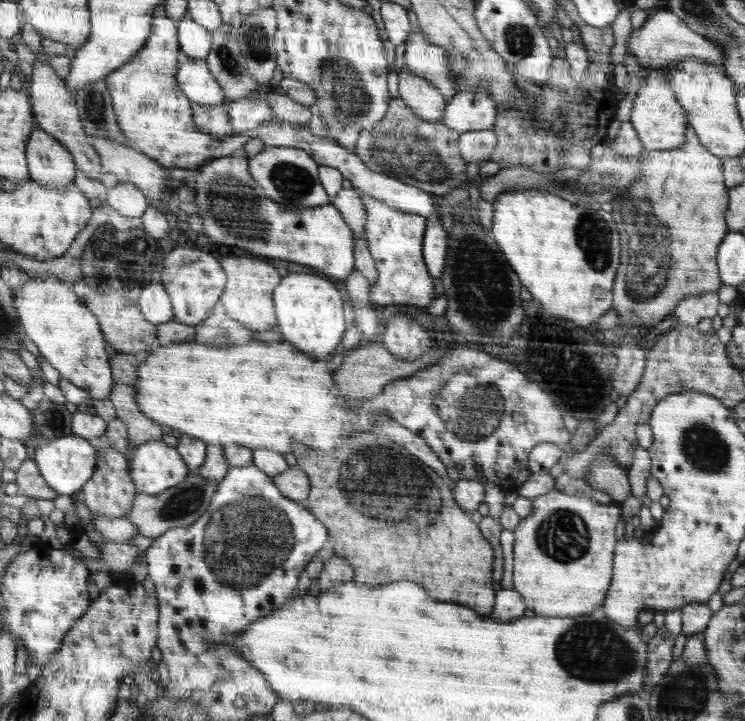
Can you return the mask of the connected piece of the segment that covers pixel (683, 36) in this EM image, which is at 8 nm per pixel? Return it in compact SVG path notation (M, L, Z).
M668 10L650 14L641 27L632 30L628 44L626 44L626 52L632 53L638 59L640 66L650 70L666 68L686 56L703 59L719 66L726 56L726 49L722 45L696 34L686 23Z

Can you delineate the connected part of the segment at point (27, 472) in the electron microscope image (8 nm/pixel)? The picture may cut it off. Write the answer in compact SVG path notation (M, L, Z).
M36 459L26 460L17 474L16 483L24 495L46 500L58 498L58 490L46 482Z

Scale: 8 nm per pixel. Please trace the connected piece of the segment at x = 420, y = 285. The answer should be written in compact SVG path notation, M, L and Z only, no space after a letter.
M359 192L366 208L365 240L378 269L378 280L371 285L370 301L375 306L408 305L425 308L439 297L423 258L423 240L430 220L418 214L402 212L370 193Z

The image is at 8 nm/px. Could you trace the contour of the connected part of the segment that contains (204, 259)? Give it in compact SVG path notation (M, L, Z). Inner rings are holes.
M192 245L188 248L175 246L162 255L163 269L159 282L165 285L173 301L176 322L195 327L209 319L226 288L226 273L220 265L215 256Z

